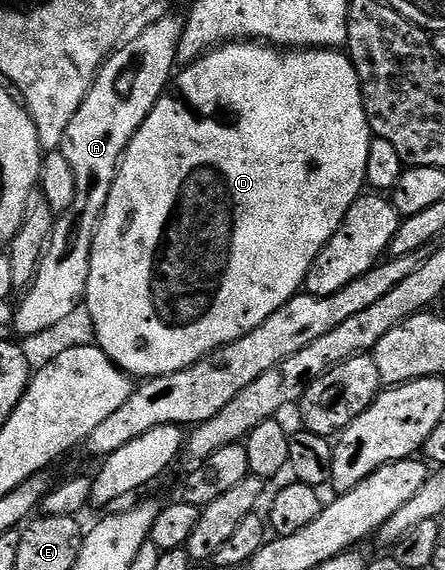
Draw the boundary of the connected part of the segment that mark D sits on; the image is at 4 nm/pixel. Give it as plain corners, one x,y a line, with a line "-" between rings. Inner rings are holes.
239,40
215,47
207,51
201,58
198,58
197,61
179,69
166,93
160,96
160,100
154,105
152,112
144,120
144,124
136,132
136,136
132,136
132,140
126,149
126,154
122,157
122,162
118,166
118,175
112,184
112,192
108,196
108,204
104,208
102,219
98,222
98,230
94,234
92,256
90,257
90,267
88,268
88,288
86,289
84,304
91,313
92,324
95,326
94,337
96,345
113,360
114,365
119,366
126,374
138,380
149,380
151,378
159,378
165,374
175,374
181,370
186,370
188,367
196,365
206,355
221,348
221,346
240,340
248,332
260,328
260,324
264,324
264,320
268,320
268,316
272,316
289,298
293,298
295,294
303,289
306,277
316,260
316,256
322,251
324,244
328,244
328,240
332,240
332,236
340,228
348,208
352,208
355,200
362,197
364,187
366,186
368,148
371,141
372,131
368,124
366,109
364,108
362,85
358,79
358,73
349,57
337,49
290,50
289,52
283,52
281,49
269,44
263,44
257,40

